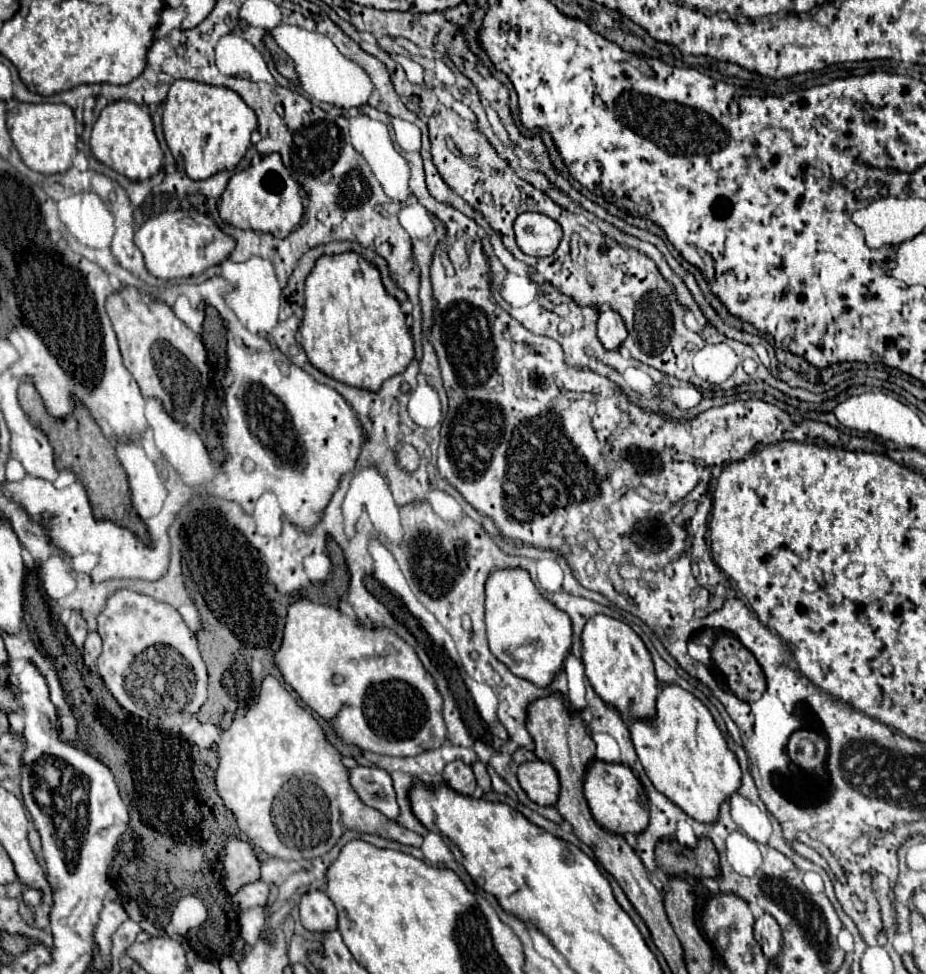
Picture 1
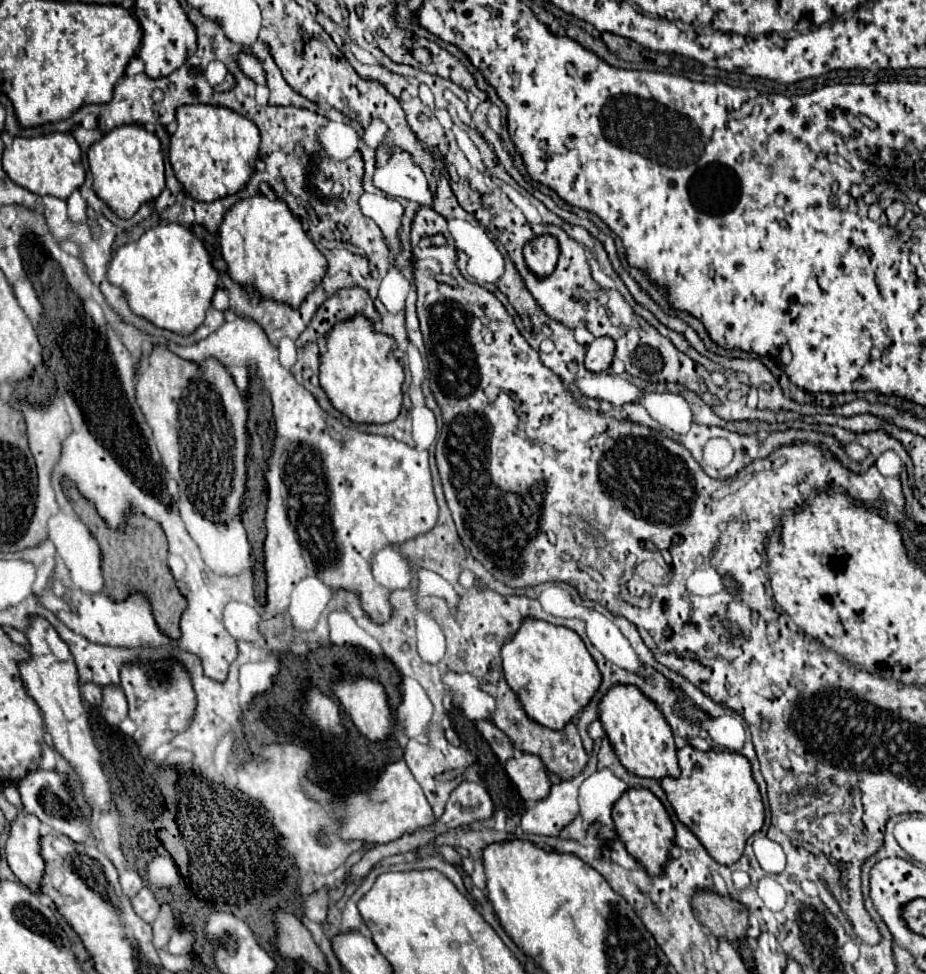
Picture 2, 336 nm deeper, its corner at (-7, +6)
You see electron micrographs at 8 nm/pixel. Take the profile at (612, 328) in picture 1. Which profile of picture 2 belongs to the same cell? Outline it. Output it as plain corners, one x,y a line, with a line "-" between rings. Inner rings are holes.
597,337
589,343
585,355
585,367
593,373
607,371
615,357
615,341
611,337

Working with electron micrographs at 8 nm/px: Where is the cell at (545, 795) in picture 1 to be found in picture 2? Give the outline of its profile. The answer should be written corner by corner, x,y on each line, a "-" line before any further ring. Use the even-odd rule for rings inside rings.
517,753
505,765
507,775
517,785
519,795
525,801
547,799
547,791
551,791
551,783
545,771
543,761
531,753

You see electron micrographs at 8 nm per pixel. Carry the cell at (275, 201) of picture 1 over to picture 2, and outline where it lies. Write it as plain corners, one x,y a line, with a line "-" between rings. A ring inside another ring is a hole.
255,195
239,199
223,217
219,241
229,275
237,283
253,287
263,297
283,301
291,307
301,305
301,301
321,283
327,269
325,257
303,231
299,217
295,217
289,205
279,197

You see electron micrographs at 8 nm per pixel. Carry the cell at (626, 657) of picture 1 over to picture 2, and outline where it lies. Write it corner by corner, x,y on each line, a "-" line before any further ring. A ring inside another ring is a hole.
617,683
611,687
599,701
599,721
629,773
639,777
653,777
663,779
665,775
677,777
679,763
677,763
677,745
673,741
673,731
665,721
661,709
639,691
639,687
631,683

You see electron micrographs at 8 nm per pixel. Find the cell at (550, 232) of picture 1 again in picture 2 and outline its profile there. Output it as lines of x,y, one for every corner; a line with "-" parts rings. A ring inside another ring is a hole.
539,235
531,239
531,243
527,243
527,247
523,249
523,255
525,255
527,267
535,275
545,277
555,269
555,263
559,259
559,243
555,243
553,235

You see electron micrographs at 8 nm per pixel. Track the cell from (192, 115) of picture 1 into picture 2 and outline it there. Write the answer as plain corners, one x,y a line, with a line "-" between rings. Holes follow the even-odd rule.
181,105
177,107
177,131
171,135
171,147
169,147
169,161
173,165
173,171
177,179
183,183
183,189
187,195
199,201
215,201
223,195
237,193
251,177
253,165
259,155
259,129
255,123
251,123
247,117
231,111
229,107
219,107
219,105

